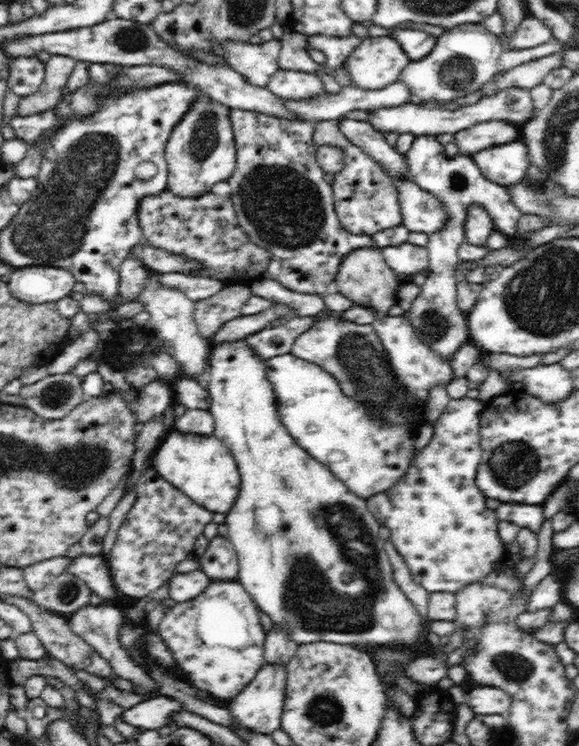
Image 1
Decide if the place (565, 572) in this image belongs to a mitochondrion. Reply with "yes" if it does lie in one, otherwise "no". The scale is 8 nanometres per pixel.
no

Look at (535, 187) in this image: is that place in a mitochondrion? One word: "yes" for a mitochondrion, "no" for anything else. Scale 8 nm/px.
yes

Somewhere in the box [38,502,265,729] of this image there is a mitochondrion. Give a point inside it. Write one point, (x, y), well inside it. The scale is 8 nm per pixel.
(69, 592)

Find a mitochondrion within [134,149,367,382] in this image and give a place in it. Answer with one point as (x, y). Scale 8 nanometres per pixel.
(285, 209)

